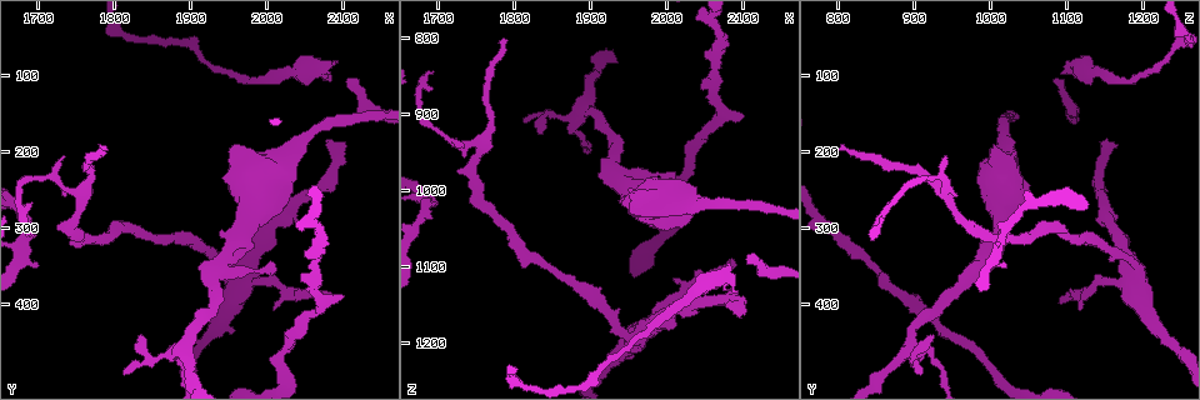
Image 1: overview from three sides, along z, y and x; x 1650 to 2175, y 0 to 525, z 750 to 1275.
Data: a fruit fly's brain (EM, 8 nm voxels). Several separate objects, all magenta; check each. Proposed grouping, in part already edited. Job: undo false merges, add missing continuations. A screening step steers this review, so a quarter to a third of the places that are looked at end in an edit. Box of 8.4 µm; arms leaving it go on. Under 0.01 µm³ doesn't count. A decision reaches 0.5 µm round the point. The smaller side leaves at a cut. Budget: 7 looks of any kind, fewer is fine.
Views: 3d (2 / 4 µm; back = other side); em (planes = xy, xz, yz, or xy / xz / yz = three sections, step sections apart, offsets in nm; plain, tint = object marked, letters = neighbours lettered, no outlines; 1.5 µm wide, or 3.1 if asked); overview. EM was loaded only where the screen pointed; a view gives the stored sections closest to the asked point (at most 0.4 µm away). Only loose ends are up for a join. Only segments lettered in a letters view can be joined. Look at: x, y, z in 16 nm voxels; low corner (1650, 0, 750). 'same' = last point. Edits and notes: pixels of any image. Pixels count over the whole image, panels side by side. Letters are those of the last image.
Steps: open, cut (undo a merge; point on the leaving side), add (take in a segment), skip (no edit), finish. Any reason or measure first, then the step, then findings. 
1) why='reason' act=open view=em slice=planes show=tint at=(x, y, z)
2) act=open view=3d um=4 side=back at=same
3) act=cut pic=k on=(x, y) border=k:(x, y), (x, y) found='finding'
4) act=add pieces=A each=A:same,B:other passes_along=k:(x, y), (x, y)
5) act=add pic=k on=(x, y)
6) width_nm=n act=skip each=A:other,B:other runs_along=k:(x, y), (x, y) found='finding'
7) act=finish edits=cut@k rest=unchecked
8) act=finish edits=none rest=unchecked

why='branch stops here' act=open view=em slice=yz step=4 show=letters at=(2010, 410, 1120)

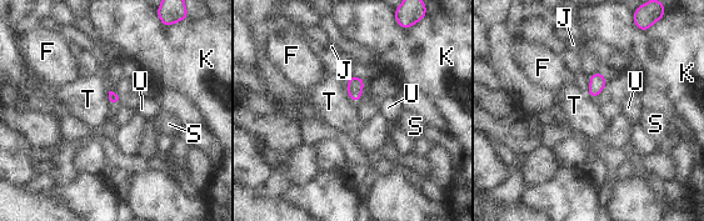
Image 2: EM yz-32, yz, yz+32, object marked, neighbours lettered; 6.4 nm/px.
act=skip each=F:other,J:other,K:other,S:other,T:other,U:other border=2:(346, 90), (350, 98) found='no lettered segment goes on from it'

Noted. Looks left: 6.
why='thin end' act=open view=em slice=xy step=4 show=letters at=(1835, 440, 925)

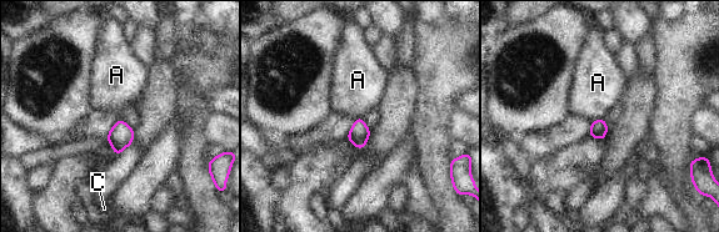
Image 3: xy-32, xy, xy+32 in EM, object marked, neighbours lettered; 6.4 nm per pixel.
why='another direction' act=open view=em slice=yz step=4 show=letters at=same

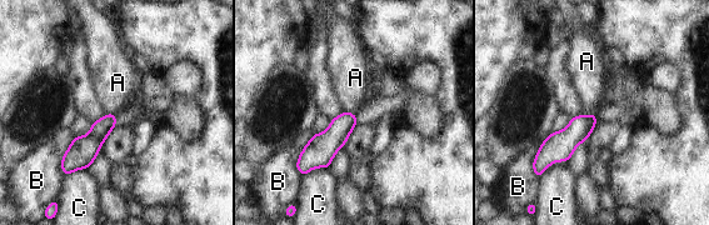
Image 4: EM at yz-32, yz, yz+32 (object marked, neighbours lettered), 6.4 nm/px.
act=skip each=A:other,B:other,C:other border=4:(344, 110), (355, 114) found='no lettered segment goes on from it'

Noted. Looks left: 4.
why='branch stops here' act=open view=em slice=yz step=4 show=letters at=(1695, 350, 1020)

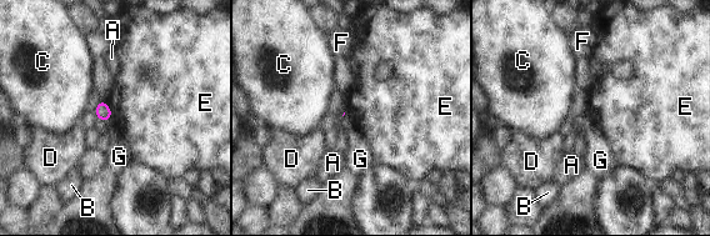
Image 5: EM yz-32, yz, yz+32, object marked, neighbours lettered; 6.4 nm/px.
act=skip each=A:other,B:other,C:other,D:other,E:other,F:other,G:other border=5:(104, 101), (110, 110), (111, 119) found='none of them fits'

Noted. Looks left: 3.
act=finish edits=none rest=unchecked

